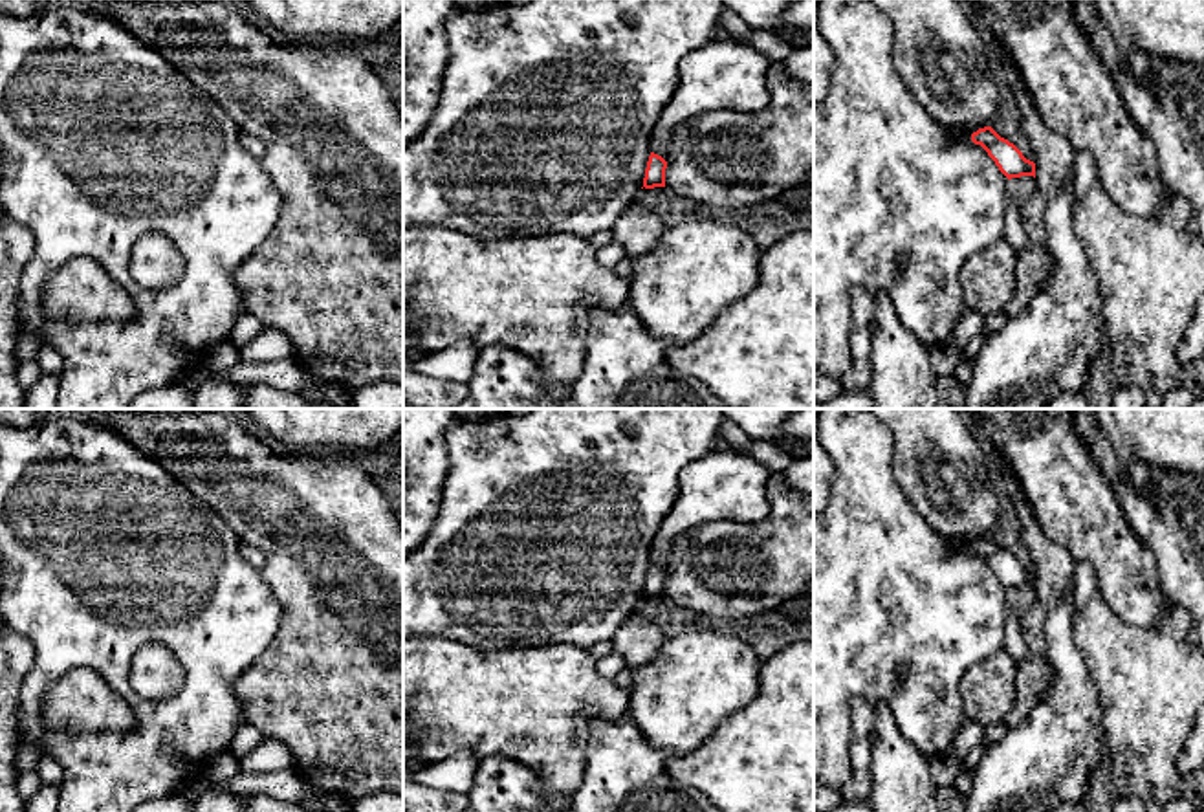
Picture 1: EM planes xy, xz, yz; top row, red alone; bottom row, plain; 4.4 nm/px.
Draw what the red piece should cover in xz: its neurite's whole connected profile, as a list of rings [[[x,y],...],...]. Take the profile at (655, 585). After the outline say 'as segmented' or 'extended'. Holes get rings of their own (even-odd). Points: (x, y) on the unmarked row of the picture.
[[[713,449],[685,466],[678,475],[674,504],[652,543],[643,598],[665,598],[663,566],[676,535],[717,521],[762,521],[770,513],[766,488],[772,475],[750,453],[733,449]]]; extended

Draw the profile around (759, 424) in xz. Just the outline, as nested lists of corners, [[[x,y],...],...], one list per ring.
[[[724,409],[724,420],[737,423],[750,440],[773,442],[783,451],[788,444],[794,458],[814,456],[814,445],[792,442],[784,434],[784,423],[795,411],[797,409]]]

